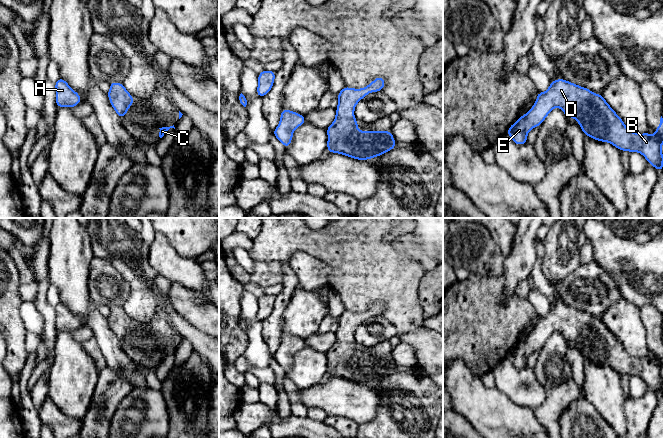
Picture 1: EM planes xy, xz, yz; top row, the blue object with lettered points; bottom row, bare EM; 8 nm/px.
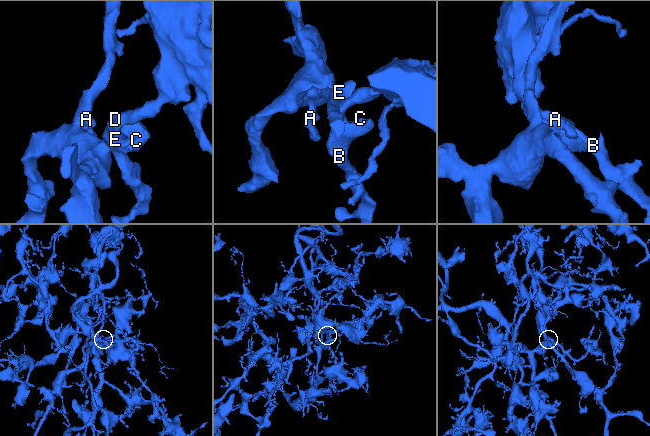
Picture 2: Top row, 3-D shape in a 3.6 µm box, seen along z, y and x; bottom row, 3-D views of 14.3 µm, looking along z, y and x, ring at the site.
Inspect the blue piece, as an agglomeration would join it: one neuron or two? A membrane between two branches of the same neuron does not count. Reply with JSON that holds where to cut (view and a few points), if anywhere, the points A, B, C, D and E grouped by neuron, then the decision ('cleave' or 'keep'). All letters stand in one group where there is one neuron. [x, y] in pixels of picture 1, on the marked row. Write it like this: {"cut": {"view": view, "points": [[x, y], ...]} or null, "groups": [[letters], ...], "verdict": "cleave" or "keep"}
{"cut": null, "groups": [["A", "B", "C", "D", "E"]], "verdict": "keep"}

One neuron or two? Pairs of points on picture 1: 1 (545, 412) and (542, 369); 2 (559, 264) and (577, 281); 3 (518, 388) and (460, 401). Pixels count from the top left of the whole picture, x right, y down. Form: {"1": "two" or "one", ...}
{"1": "one", "2": "two", "3": "two"}

